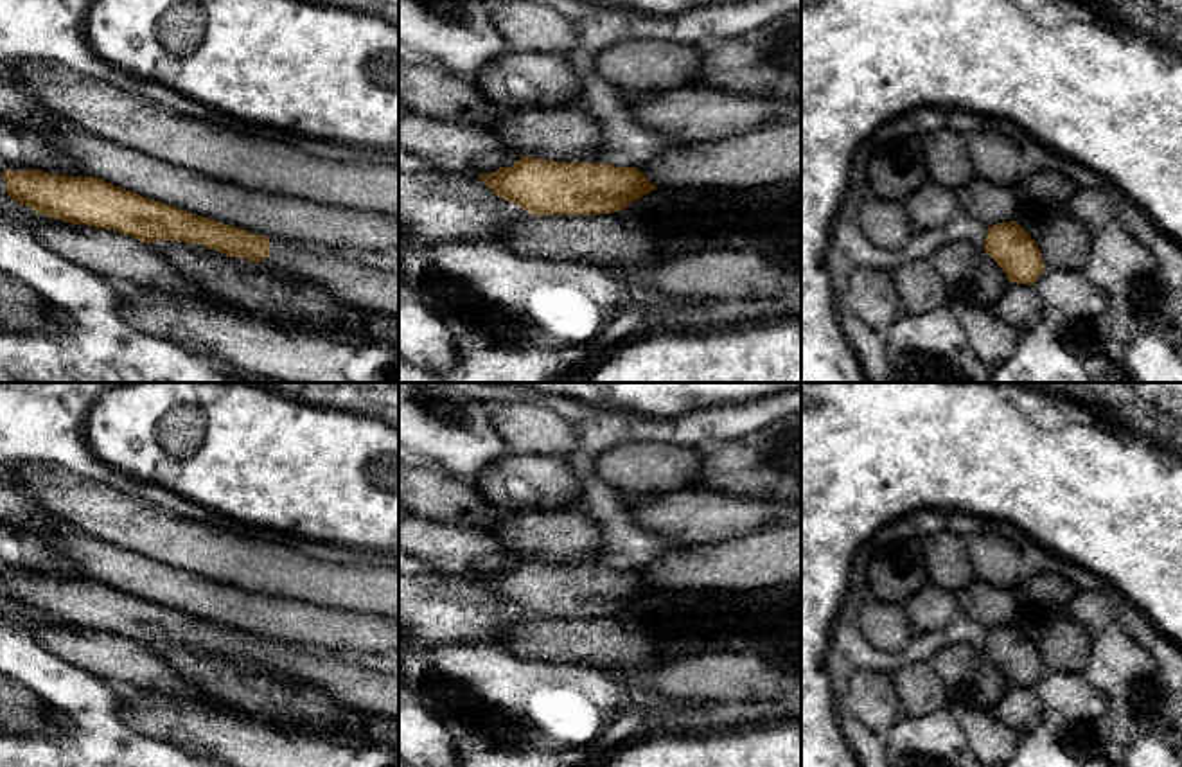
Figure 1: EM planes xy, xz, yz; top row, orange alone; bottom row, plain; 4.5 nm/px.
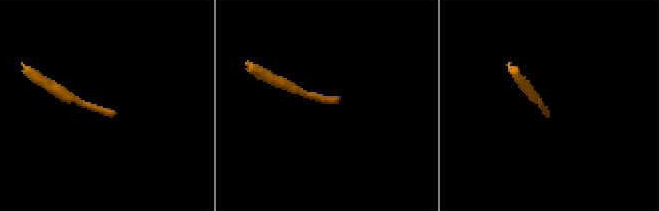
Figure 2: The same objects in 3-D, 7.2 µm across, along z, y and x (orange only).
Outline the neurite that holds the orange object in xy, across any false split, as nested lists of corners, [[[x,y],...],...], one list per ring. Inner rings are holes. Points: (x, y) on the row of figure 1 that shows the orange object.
[[[7,169],[0,172],[0,176],[7,187],[7,198],[52,219],[113,230],[147,244],[154,241],[181,241],[207,246],[228,257],[250,259],[253,262],[260,260],[271,269],[293,273],[314,282],[345,307],[366,309],[399,320],[399,273],[341,260],[331,250],[309,251],[286,241],[223,225],[210,217],[196,216],[162,201],[144,198],[93,176],[61,176],[38,169],[22,169],[18,172]]]

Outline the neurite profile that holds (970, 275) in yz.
[[[968,241],[941,246],[931,260],[945,284],[948,304],[993,309],[1010,282],[984,248]]]

